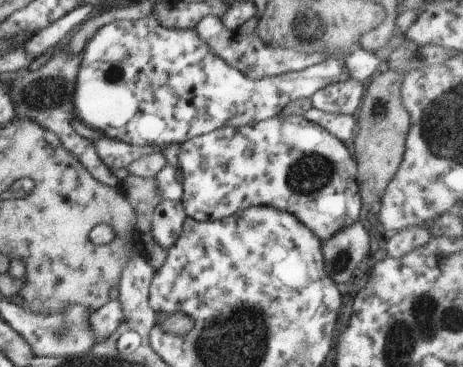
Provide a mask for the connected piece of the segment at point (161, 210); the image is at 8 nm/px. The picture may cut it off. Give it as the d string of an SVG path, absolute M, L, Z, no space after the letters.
M166 196L152 213L151 232L155 242L161 247L172 247L182 234L187 218L180 200L170 200Z

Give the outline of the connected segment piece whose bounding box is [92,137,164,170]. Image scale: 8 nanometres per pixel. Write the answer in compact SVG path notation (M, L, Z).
M107 137L94 138L92 142L94 142L94 148L98 152L98 157L111 170L127 170L128 166L140 156L156 154L156 152L164 153L162 152L162 147L158 145L130 146L130 144L118 142L118 140L112 140Z

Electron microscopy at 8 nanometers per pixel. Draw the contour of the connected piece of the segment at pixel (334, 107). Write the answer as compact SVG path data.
M353 79L336 82L318 90L310 100L316 109L356 116L365 96L366 85Z

